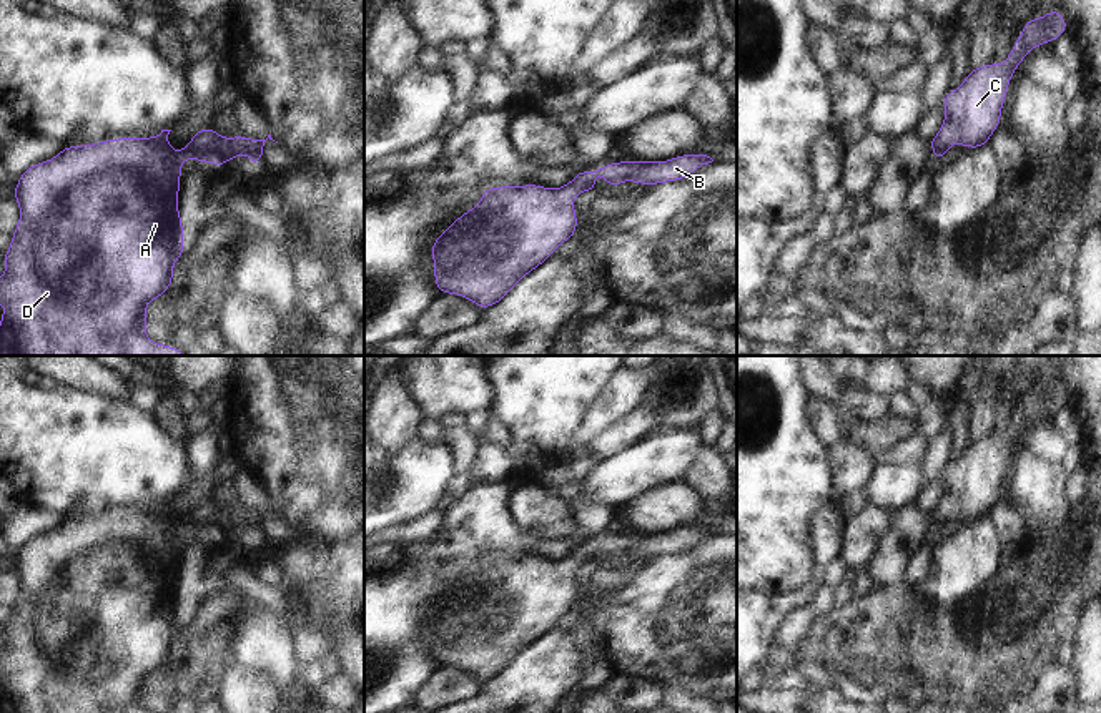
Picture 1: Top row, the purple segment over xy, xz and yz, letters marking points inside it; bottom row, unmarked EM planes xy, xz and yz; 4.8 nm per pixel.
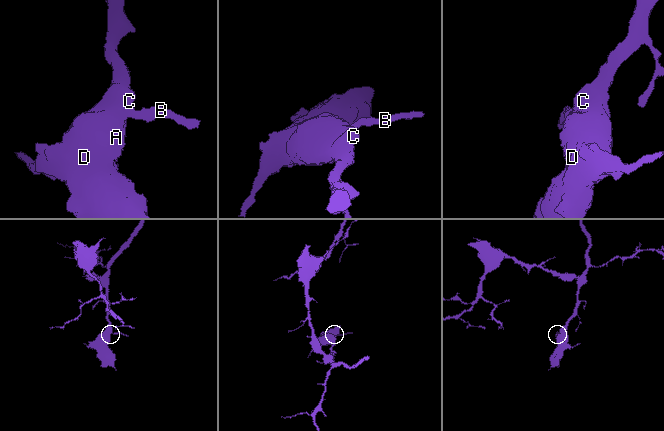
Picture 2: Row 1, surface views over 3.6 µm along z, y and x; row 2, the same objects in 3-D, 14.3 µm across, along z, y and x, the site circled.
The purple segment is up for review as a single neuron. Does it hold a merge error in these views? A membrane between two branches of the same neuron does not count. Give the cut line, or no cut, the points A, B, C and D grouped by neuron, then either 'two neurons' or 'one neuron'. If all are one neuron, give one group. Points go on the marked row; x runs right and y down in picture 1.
no cut; A B C D; one neuron

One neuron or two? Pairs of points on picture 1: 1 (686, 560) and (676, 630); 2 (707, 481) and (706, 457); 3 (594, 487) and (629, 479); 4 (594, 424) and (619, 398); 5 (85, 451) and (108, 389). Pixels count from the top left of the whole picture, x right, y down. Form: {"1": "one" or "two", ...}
{"1": "one", "2": "one", "3": "one", "4": "one", "5": "two"}

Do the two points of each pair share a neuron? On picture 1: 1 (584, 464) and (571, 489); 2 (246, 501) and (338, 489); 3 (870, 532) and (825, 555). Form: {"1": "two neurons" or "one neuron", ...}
{"1": "two neurons", "2": "two neurons", "3": "two neurons"}

